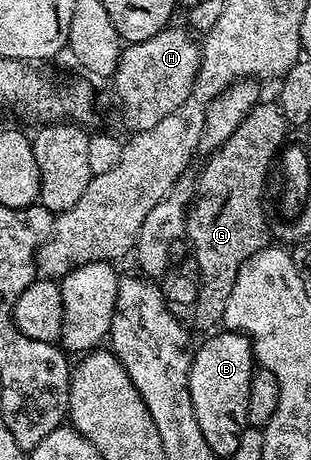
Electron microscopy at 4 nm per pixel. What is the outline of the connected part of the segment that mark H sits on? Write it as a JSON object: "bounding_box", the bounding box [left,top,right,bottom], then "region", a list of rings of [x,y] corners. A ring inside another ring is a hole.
{"bounding_box":[109,27,201,133],"region":[[[165,27],[153,34],[153,38],[145,38],[145,42],[127,44],[122,49],[115,72],[109,77],[119,120],[128,128],[128,133],[144,132],[157,126],[157,122],[173,114],[193,90],[201,62],[201,44],[186,27],[175,27]]]}

